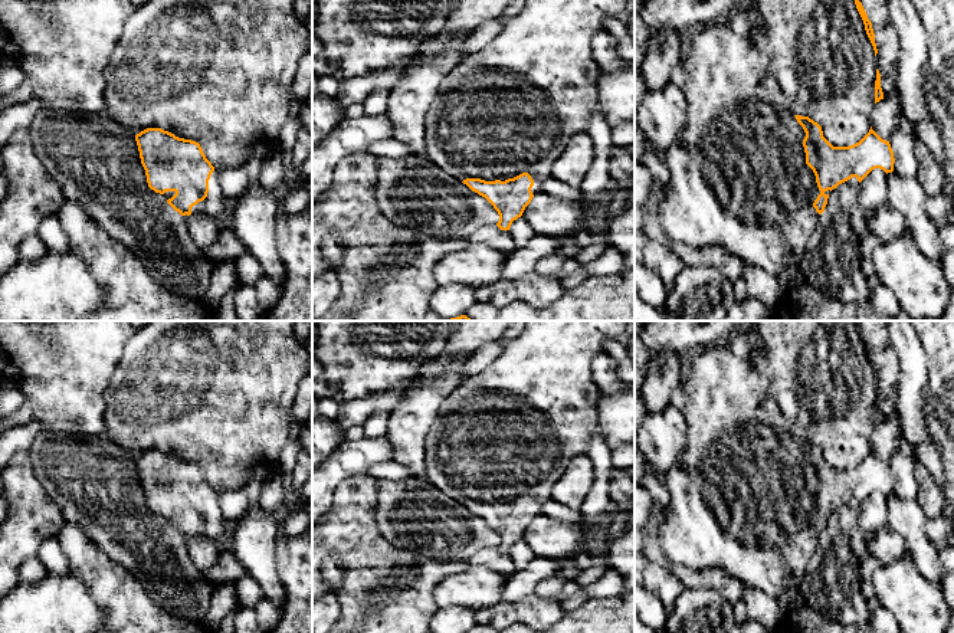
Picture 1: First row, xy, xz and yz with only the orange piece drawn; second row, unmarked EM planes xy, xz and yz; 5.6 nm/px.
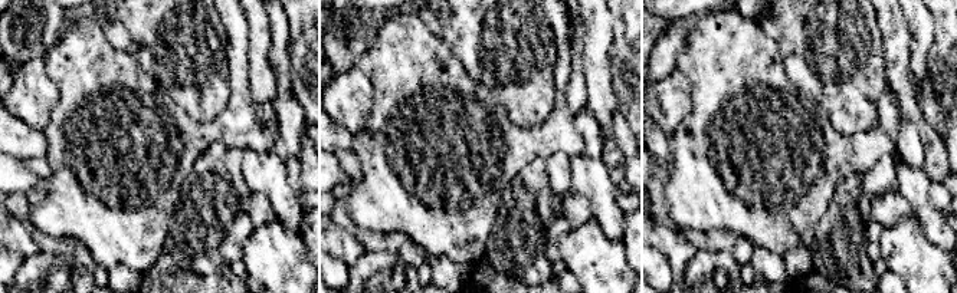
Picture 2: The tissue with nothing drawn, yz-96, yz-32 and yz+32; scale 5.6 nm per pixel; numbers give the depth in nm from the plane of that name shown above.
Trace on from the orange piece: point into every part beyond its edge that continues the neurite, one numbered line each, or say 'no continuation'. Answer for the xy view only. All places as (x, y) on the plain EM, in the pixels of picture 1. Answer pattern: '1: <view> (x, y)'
1: xy (216, 528)

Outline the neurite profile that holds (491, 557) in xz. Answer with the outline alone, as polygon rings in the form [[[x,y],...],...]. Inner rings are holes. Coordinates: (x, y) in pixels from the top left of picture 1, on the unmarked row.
[[[486,547],[476,551],[471,557],[469,564],[486,567],[488,570],[501,573],[506,577],[517,571],[509,552],[501,552],[496,547]]]

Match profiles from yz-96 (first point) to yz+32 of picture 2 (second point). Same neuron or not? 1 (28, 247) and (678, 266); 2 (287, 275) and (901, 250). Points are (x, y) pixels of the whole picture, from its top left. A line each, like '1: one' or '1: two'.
1: one
2: one

